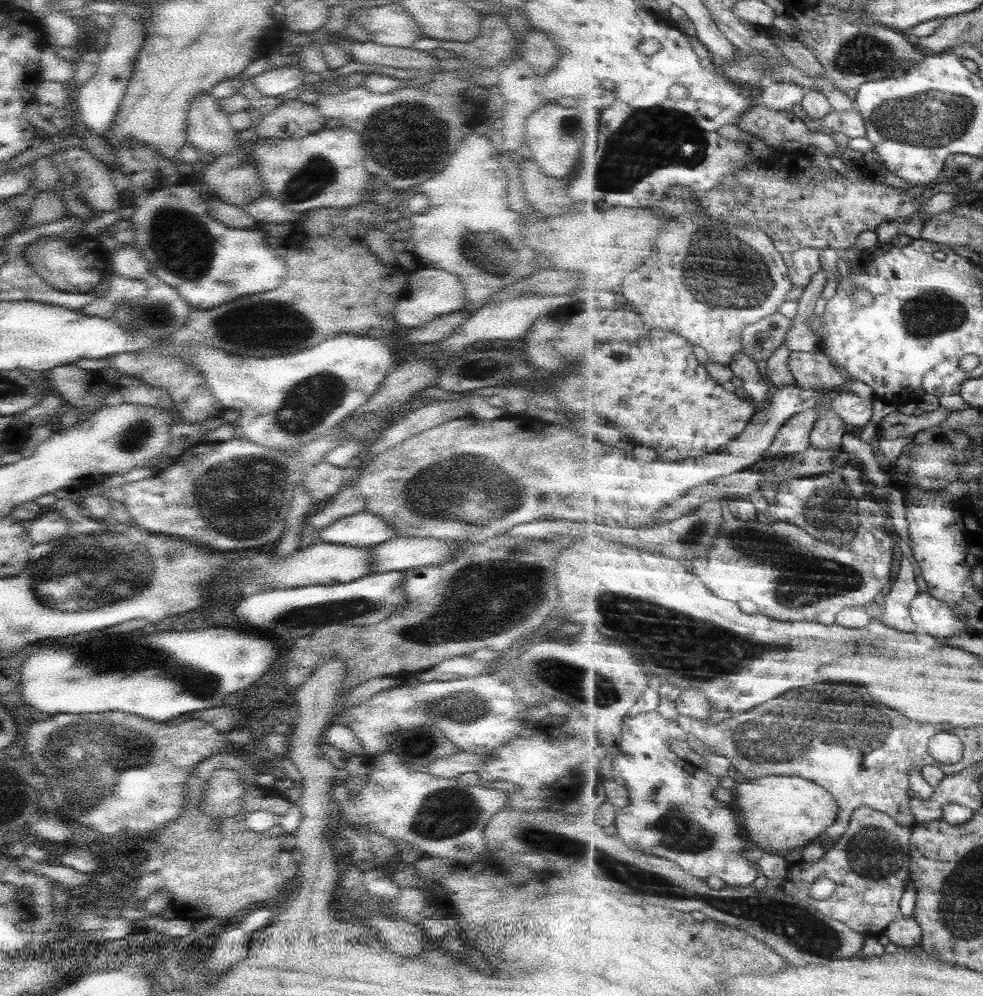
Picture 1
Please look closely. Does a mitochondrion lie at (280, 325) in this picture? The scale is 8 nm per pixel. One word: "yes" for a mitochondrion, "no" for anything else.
yes

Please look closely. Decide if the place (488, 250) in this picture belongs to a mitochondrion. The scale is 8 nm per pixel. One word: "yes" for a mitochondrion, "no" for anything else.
yes

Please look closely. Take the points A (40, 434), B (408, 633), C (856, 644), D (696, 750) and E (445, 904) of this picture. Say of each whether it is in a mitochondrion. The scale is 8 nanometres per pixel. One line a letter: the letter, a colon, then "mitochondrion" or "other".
A: other
B: mitochondrion
C: mitochondrion
D: other
E: other

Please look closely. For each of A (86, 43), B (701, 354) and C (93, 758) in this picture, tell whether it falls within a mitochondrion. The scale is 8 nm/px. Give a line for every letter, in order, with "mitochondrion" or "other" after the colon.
A: other
B: other
C: mitochondrion

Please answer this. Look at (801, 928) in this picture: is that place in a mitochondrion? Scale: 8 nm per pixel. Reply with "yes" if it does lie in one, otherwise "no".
yes

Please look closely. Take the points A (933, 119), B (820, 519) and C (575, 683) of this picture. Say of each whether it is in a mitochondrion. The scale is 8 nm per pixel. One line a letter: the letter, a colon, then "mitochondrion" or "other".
A: mitochondrion
B: mitochondrion
C: mitochondrion

